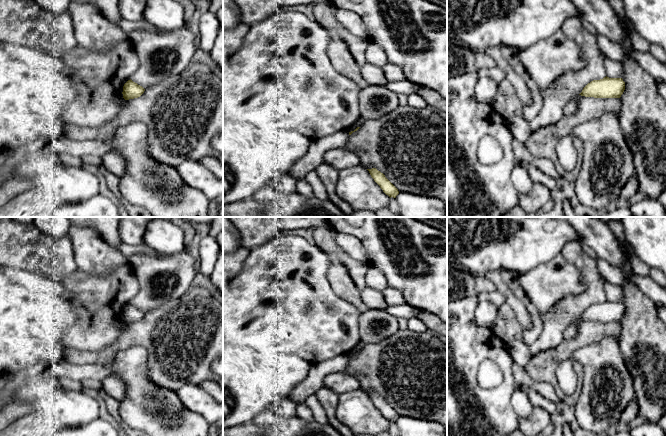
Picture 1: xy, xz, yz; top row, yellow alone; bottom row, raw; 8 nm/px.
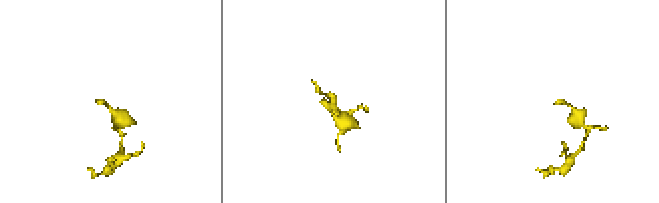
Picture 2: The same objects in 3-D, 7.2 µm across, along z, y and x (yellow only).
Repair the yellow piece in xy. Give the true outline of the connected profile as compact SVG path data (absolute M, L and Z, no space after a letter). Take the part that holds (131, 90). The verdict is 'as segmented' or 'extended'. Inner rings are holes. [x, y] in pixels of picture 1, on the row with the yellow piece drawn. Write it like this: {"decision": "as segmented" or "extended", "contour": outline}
{"decision": "as segmented", "contour": "M130 79L124 84L122 94L125 100L129 100L140 97L144 91L145 89L142 86Z"}

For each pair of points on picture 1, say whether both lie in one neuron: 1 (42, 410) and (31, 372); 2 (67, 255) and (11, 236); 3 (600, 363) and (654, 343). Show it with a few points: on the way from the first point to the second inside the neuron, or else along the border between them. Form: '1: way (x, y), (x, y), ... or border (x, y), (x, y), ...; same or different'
1: way (48, 399), (48, 384), (42, 378); same
2: way (56, 241), (26, 241); same
3: border (618, 339), (618, 345), (625, 366), (632, 376); different

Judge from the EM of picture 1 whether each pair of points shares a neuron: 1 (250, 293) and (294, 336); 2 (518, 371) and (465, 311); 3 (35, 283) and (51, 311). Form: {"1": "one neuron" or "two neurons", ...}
{"1": "one neuron", "2": "two neurons", "3": "two neurons"}

